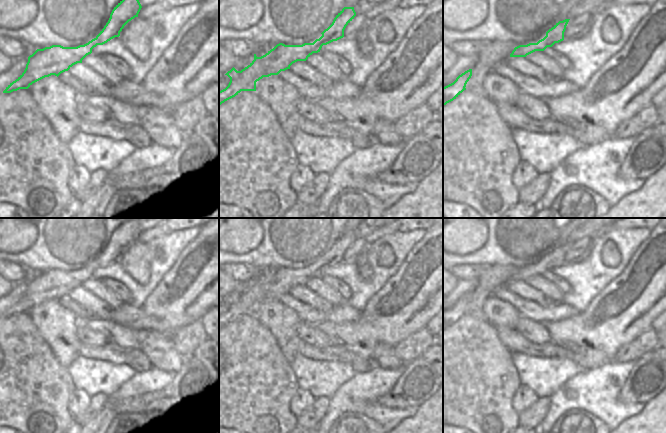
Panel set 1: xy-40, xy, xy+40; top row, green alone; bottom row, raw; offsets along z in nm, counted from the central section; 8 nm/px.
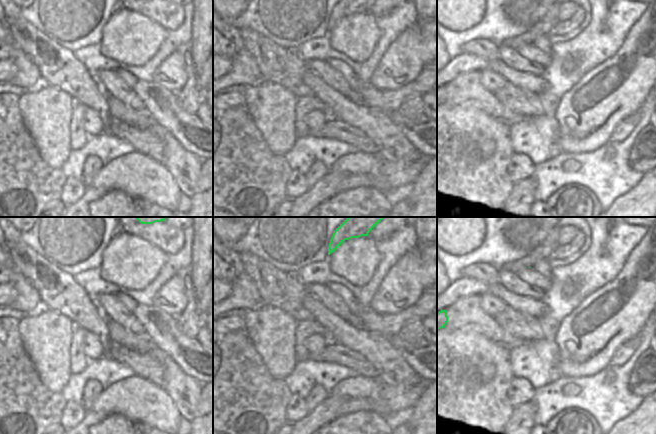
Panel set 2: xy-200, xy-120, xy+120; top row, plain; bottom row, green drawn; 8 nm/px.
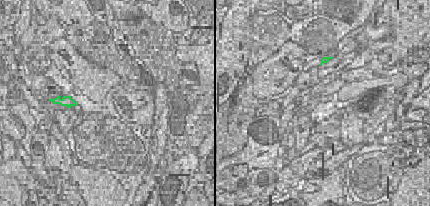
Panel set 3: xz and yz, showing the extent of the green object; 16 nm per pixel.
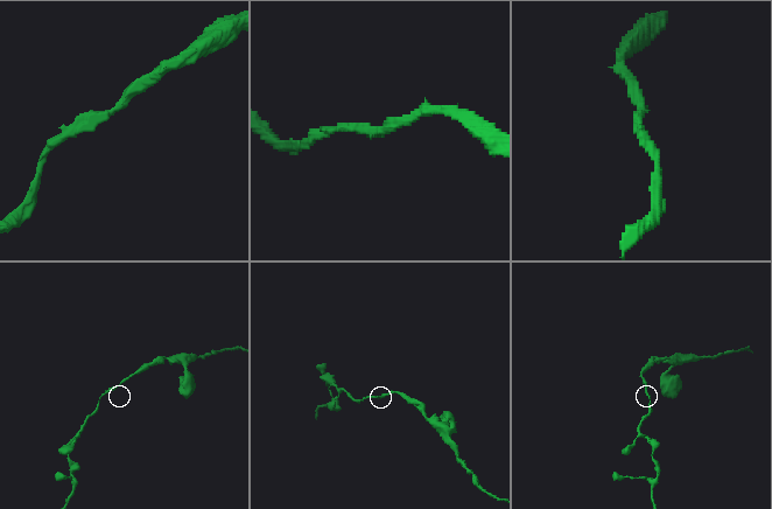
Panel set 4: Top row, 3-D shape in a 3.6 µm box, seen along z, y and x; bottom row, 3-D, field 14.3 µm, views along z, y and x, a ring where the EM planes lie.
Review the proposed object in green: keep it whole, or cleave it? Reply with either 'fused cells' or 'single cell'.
single cell

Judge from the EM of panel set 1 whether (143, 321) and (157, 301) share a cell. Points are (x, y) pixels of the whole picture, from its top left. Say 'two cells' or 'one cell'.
two cells

